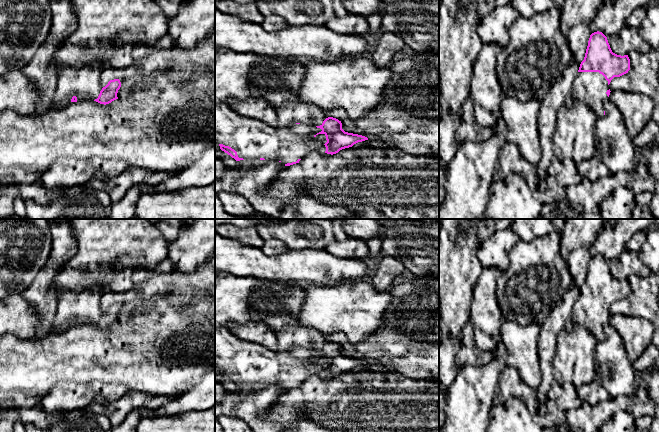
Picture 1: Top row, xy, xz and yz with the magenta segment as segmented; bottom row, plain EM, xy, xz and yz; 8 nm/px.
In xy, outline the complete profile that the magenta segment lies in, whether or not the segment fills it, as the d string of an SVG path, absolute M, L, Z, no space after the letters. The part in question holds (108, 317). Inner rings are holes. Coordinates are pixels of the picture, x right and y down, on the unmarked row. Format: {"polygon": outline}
{"polygon": "M119 303L110 304L108 308L102 312L97 323L94 325L100 328L109 328L112 325L118 323L117 317L121 311L121 306Z"}

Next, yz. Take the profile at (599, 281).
{"polygon": "M594 256L590 259L584 284L581 286L578 298L572 309L572 314L566 324L566 330L572 330L580 326L589 330L597 341L605 339L604 325L610 319L609 308L614 301L620 301L630 294L628 279L617 279L612 276L607 261L602 256Z"}

